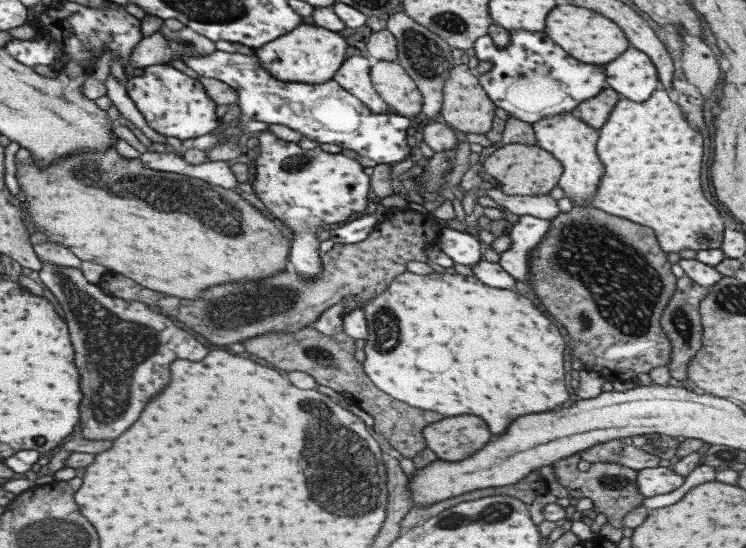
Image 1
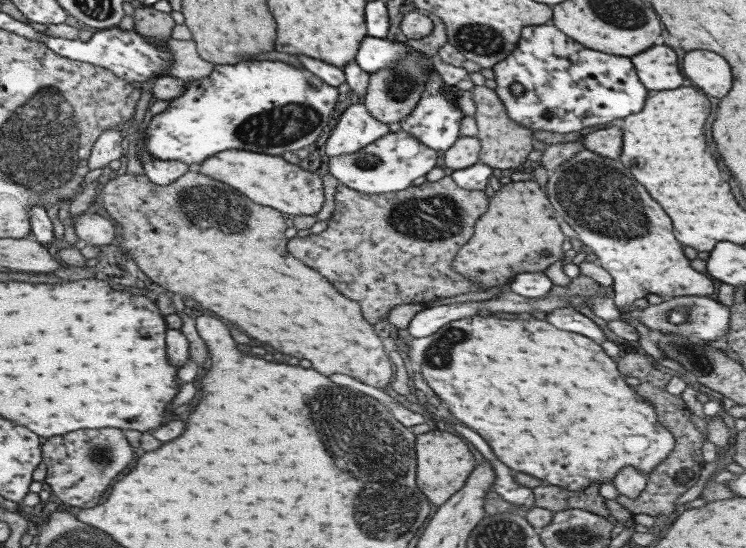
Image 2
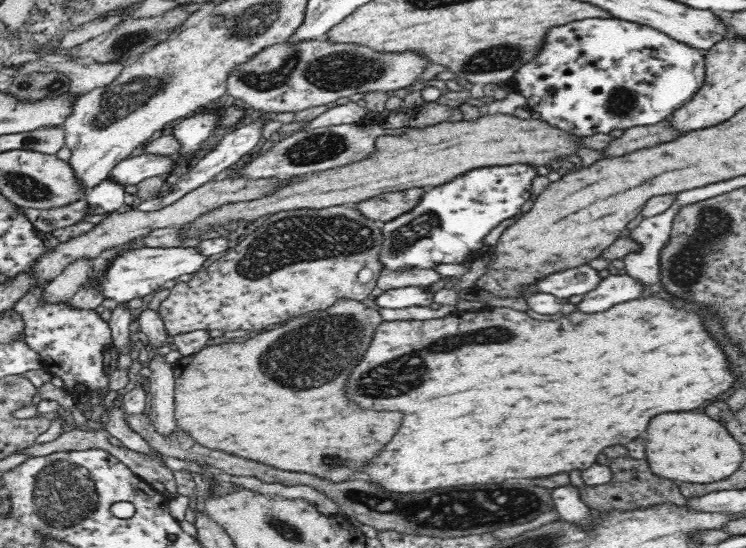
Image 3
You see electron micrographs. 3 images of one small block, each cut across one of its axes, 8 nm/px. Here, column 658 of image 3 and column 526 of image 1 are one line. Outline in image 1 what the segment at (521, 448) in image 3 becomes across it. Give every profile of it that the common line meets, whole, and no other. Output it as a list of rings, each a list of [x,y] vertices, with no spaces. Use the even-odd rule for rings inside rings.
[[[403,271],[393,279],[382,293],[376,294],[367,302],[363,302],[362,311],[367,325],[367,336],[364,340],[363,352],[365,359],[362,361],[362,369],[369,377],[369,380],[381,392],[388,394],[391,398],[405,402],[409,406],[415,408],[423,408],[423,410],[431,410],[437,412],[441,416],[459,416],[459,414],[473,414],[485,420],[485,424],[489,426],[491,434],[501,434],[507,424],[523,414],[533,414],[533,412],[545,412],[551,410],[555,406],[561,406],[569,394],[565,390],[565,370],[563,370],[563,352],[565,352],[565,342],[559,334],[559,330],[531,304],[529,299],[519,295],[515,290],[491,288],[491,286],[481,283],[474,276],[463,276],[461,274],[441,273],[433,271],[423,276],[410,271]]]

